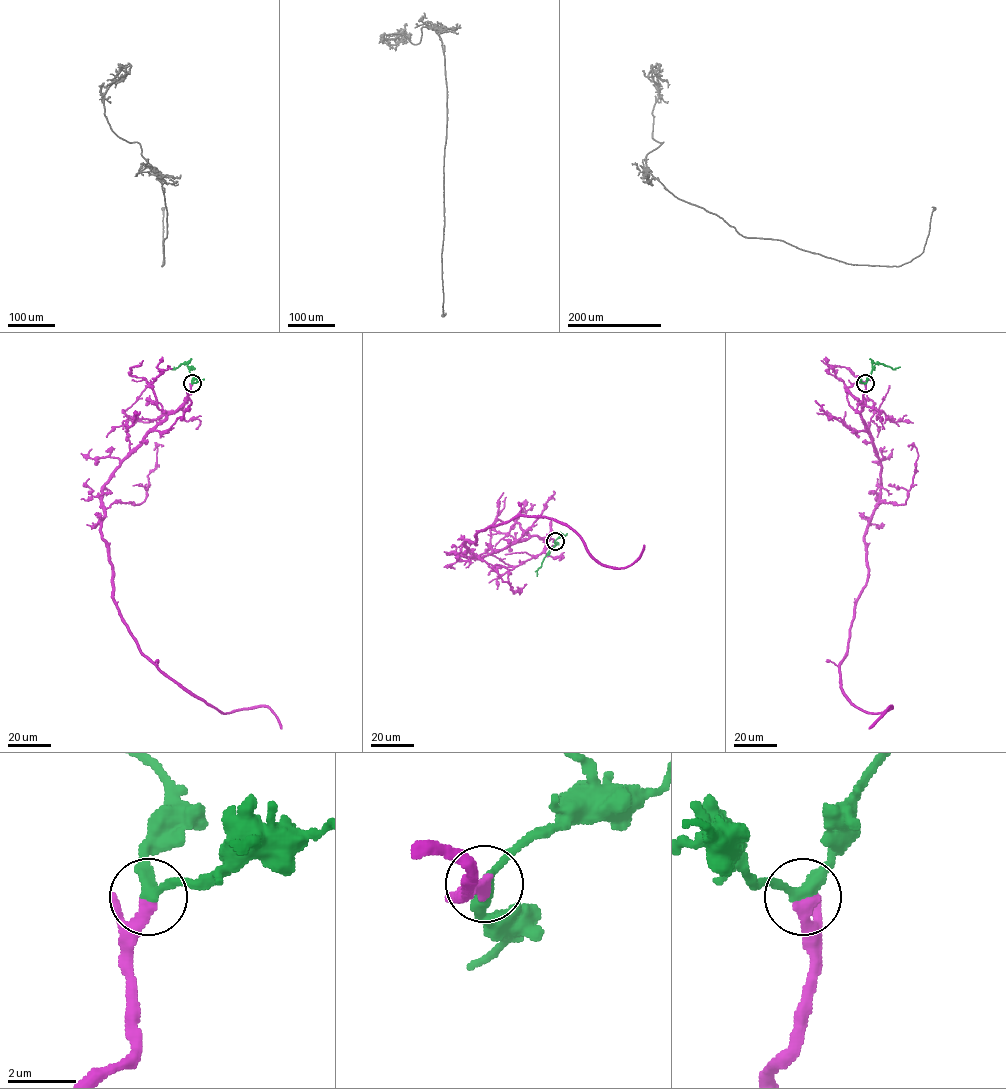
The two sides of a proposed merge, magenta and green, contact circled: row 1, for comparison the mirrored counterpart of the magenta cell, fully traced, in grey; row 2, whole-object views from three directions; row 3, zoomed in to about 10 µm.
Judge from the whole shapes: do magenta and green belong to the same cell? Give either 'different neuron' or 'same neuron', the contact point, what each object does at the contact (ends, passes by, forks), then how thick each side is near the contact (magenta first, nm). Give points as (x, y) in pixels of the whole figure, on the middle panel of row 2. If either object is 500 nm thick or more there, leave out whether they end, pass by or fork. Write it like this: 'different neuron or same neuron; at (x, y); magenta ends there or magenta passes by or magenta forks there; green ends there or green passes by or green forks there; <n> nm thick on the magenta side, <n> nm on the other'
same neuron; at (555, 541); magenta passes by; green passes by; 300 nm thick on the magenta side, 320 nm on the other

